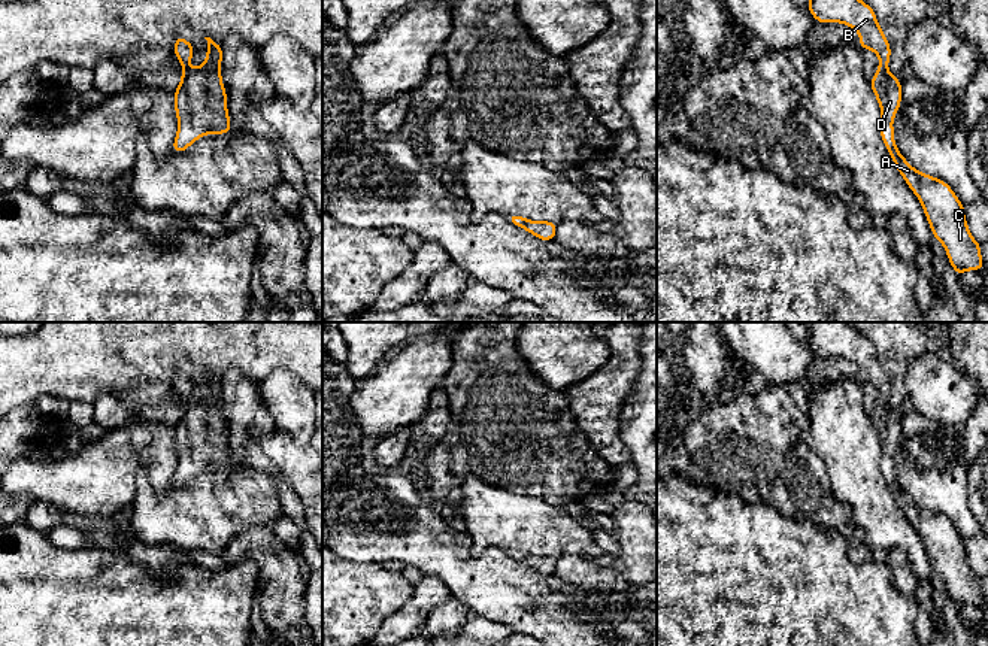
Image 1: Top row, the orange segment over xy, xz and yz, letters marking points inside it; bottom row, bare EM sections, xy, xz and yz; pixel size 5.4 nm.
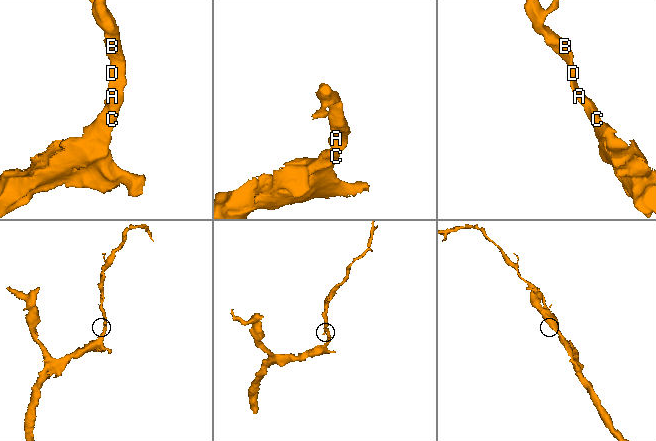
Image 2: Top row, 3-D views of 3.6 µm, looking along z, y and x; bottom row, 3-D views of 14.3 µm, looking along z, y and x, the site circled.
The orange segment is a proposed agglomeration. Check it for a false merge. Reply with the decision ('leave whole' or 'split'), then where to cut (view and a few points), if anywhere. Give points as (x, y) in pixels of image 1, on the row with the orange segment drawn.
leave whole; no cut

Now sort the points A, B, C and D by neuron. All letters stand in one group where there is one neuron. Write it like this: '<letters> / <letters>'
A B C D

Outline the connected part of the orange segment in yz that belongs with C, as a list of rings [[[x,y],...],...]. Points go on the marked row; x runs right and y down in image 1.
[[[809,0],[807,7],[818,22],[842,22],[855,28],[861,49],[872,49],[878,54],[879,69],[870,85],[881,106],[884,145],[897,170],[922,203],[930,228],[945,246],[957,276],[967,270],[982,270],[981,245],[972,237],[964,206],[951,186],[915,170],[895,146],[892,119],[901,103],[901,82],[888,72],[891,48],[876,21],[875,10],[861,0]]]

